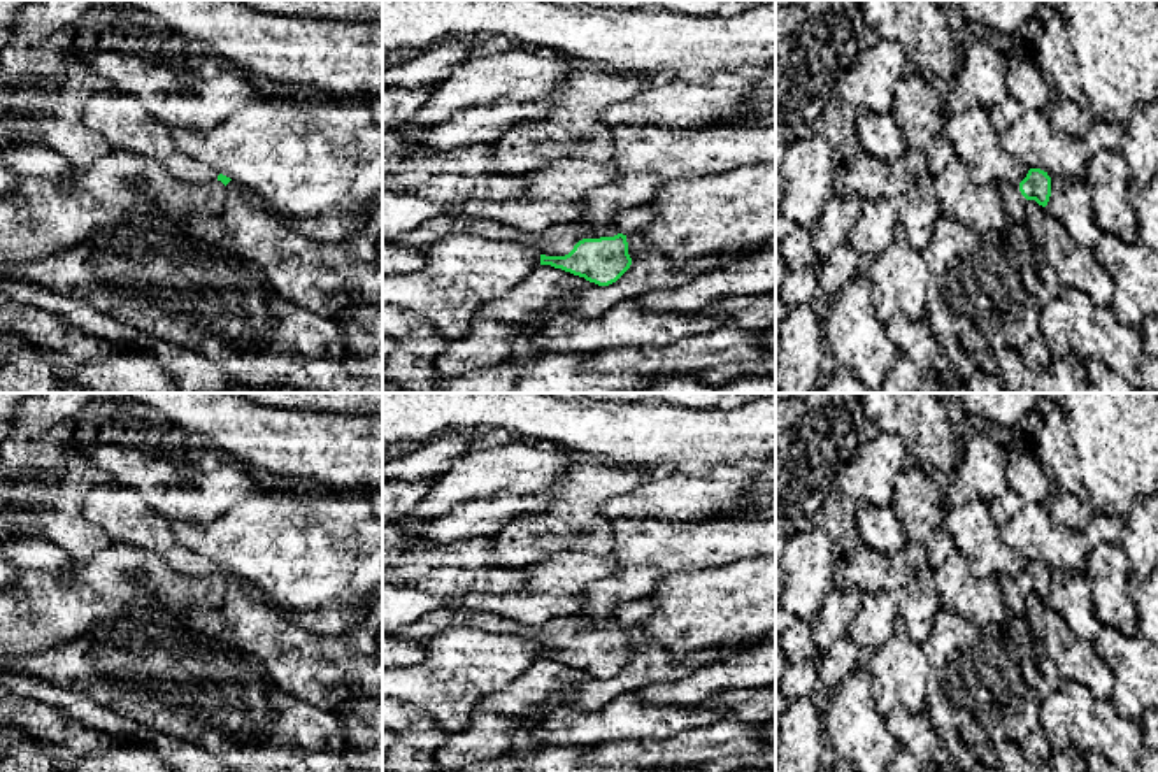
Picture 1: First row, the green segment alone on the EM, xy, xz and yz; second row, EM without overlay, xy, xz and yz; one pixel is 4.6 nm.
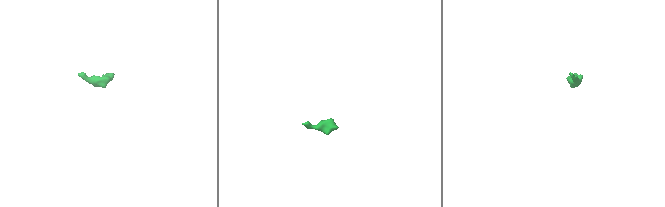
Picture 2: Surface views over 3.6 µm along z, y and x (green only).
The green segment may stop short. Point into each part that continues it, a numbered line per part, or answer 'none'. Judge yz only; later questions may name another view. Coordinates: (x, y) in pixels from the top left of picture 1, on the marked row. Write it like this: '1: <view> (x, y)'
1: yz (1015, 204)

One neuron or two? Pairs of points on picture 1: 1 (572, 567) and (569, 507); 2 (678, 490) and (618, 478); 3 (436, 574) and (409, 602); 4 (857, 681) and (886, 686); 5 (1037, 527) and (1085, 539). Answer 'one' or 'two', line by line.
1: two
2: two
3: two
4: two
5: one

